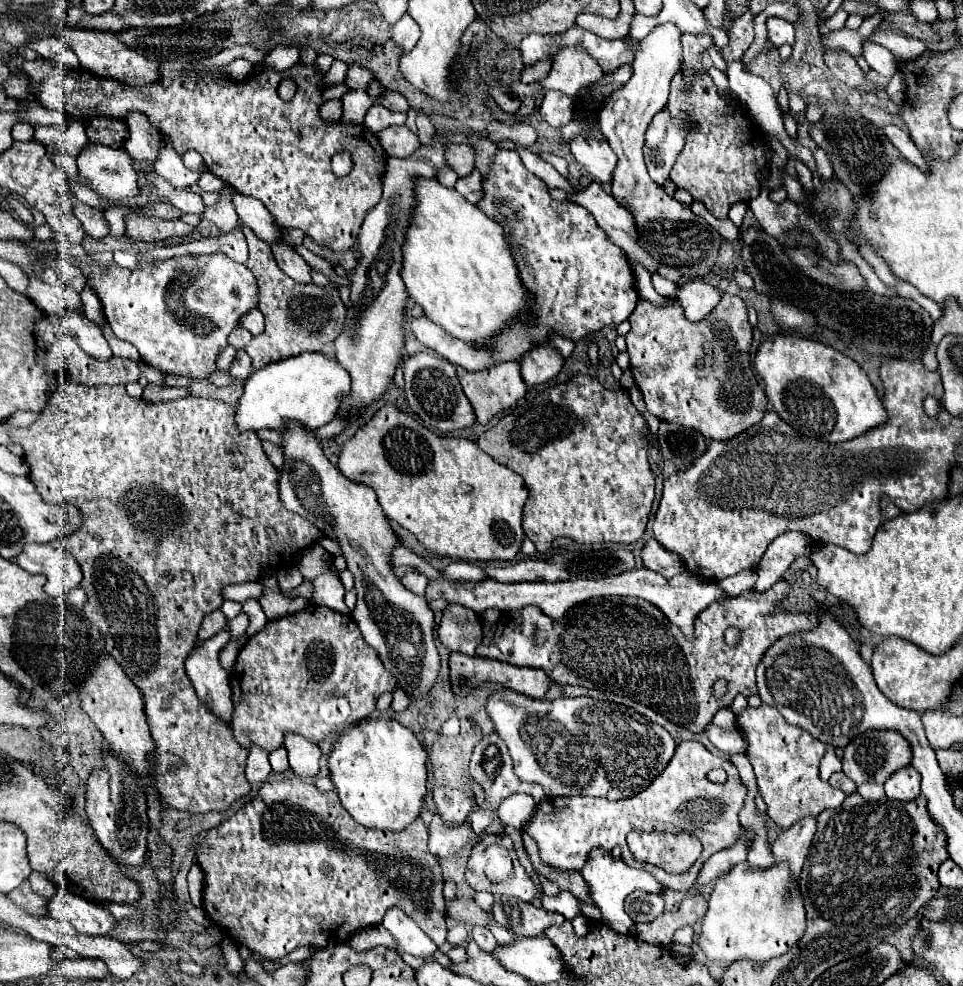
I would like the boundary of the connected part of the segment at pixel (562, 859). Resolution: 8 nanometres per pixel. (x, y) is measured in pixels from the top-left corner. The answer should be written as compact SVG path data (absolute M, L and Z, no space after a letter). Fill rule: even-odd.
M682 741L676 747L676 755L670 759L668 767L638 795L624 801L608 801L600 797L548 797L536 805L532 817L524 825L524 831L538 845L540 861L552 869L582 871L592 849L612 851L612 847L620 847L624 863L652 873L668 889L686 893L694 887L694 881L708 857L716 851L732 847L736 837L742 833L738 813L744 805L744 797L746 787L742 785L738 771L730 761L712 755L698 741ZM714 767L722 767L728 773L728 781L724 785L716 785L706 779L708 771ZM630 831L690 833L700 839L704 849L698 861L686 873L662 873L662 869L648 863L638 863L632 857L626 845L626 835Z

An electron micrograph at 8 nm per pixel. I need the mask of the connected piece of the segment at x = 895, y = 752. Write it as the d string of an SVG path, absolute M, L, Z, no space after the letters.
M868 731L868 733L852 739L852 743L848 743L848 747L844 749L842 771L856 785L862 785L866 781L874 781L874 783L884 785L892 773L908 767L910 759L912 759L910 745L902 735L898 735L894 731Z

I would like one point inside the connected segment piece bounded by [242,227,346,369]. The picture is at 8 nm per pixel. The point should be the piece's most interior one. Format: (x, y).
(299, 318)

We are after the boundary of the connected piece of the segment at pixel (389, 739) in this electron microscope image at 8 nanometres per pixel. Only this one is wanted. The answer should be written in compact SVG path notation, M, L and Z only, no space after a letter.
M388 719L368 721L368 723L362 721L346 729L328 757L332 783L336 785L340 803L352 815L352 819L368 829L388 829L388 831L390 829L402 831L420 815L424 797L428 793L426 791L426 779L428 779L426 763L428 763L428 755L424 747L420 745L420 741L414 737L414 733L406 729L404 725L400 725L398 721L388 721Z

